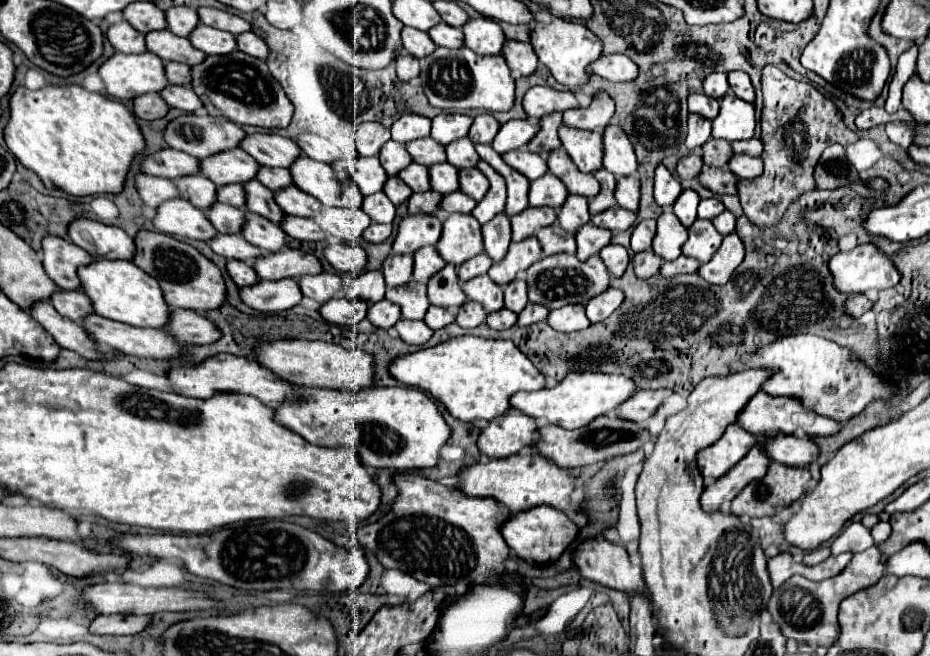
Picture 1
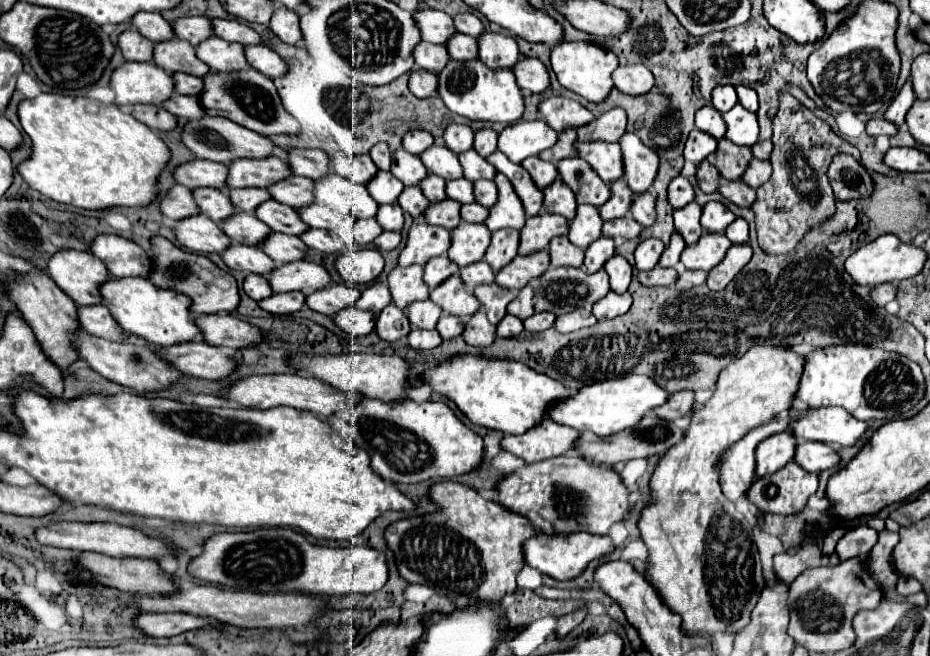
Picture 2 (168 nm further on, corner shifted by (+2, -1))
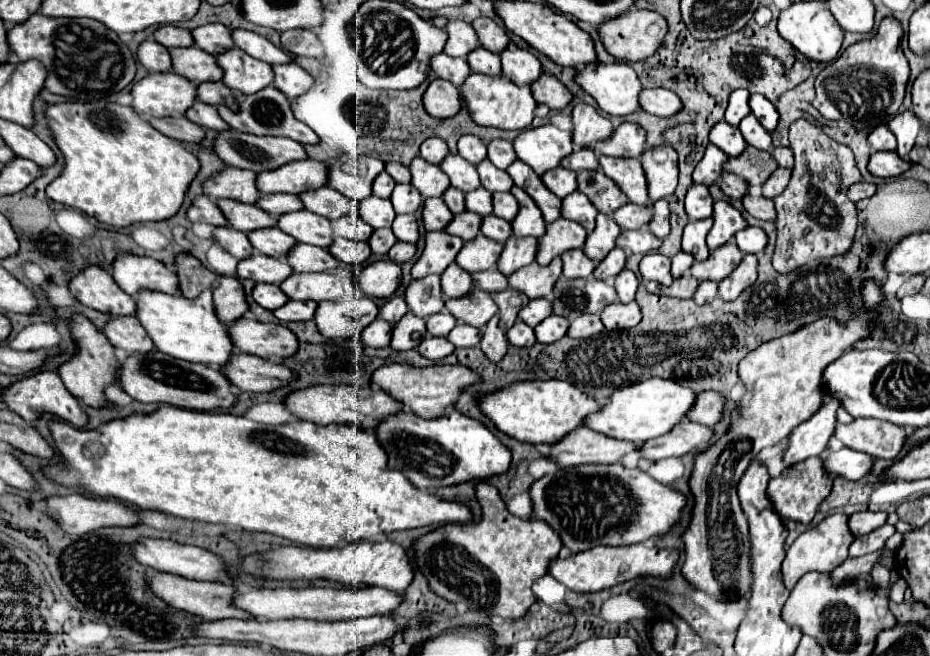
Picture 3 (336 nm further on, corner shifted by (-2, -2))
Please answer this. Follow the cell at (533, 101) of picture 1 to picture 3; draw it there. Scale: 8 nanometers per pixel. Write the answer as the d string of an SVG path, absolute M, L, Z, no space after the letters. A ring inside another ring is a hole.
M576 104L572 112L574 122L574 144L576 148L592 148L594 142L604 142L612 136L614 124L610 118L604 118L596 108L588 104Z

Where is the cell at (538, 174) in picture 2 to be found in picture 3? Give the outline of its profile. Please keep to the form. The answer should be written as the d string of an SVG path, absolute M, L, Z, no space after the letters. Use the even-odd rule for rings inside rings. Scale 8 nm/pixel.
M556 168L550 170L548 174L544 174L542 182L548 186L548 190L552 190L556 196L566 198L568 194L578 190L578 182L576 182L576 172L572 170L564 170L564 168Z

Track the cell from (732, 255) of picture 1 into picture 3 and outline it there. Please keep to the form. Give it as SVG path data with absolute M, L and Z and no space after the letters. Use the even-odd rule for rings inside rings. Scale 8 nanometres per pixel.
M746 254L746 256L744 256L744 262L740 262L740 266L738 266L728 278L724 278L724 280L718 284L720 296L722 296L726 302L736 300L748 286L752 286L752 284L756 282L756 278L758 278L756 266L758 266L756 256Z

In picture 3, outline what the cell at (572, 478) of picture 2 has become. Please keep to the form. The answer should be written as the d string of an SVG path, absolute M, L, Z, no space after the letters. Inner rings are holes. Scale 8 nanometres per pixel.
M584 464L564 468L564 472L536 480L530 488L530 496L534 500L534 516L550 524L562 538L562 544L574 554L596 546L630 546L644 540L656 540L682 520L682 510L686 506L686 496L682 492L656 482L638 468L630 470L622 464Z

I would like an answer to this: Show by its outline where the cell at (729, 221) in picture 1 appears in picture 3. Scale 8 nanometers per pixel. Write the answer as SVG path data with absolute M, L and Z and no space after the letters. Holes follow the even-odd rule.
M748 226L744 230L740 230L736 236L736 244L744 254L758 254L764 252L766 244L768 244L768 236L762 228L756 226Z

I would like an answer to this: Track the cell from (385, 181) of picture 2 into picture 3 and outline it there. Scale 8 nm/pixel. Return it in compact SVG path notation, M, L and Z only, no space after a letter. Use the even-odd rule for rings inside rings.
M398 184L392 192L396 214L414 214L422 206L422 194L412 184Z

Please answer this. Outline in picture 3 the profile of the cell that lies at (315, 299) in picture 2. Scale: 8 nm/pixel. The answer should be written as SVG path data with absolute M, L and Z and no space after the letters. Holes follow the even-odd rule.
M368 296L344 302L320 302L314 322L326 340L360 340L364 328L378 316L378 306Z

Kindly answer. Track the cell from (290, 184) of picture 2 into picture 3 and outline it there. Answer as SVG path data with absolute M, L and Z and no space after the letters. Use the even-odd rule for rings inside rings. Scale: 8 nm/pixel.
M324 186L324 190L308 190L308 194L300 194L300 198L310 212L320 214L328 220L348 216L352 210L356 210L356 202L344 198L330 186Z

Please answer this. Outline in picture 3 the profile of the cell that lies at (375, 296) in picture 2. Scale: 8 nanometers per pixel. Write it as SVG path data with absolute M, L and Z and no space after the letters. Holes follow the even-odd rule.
M400 296L390 298L390 300L380 308L380 316L382 316L386 322L392 322L392 324L396 324L404 314L408 314L408 304L406 304L406 300L400 298Z

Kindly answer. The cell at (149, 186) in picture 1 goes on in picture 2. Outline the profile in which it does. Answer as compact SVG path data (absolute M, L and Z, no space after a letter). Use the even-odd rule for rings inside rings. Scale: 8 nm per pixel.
M174 185L162 199L160 199L160 211L168 219L184 219L194 213L198 213L198 205L194 205L192 193L188 187Z

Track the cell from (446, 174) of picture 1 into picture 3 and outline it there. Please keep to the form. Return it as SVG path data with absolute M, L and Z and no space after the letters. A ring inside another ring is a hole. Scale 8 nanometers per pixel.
M484 188L474 190L472 194L466 194L466 208L470 212L476 212L480 216L492 214L492 194Z

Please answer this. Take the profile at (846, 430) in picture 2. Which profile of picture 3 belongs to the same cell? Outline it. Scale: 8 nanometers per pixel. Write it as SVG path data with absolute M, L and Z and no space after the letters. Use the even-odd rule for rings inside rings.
M858 418L852 424L838 424L836 438L852 450L872 454L874 458L896 460L906 444L908 432L890 422Z

